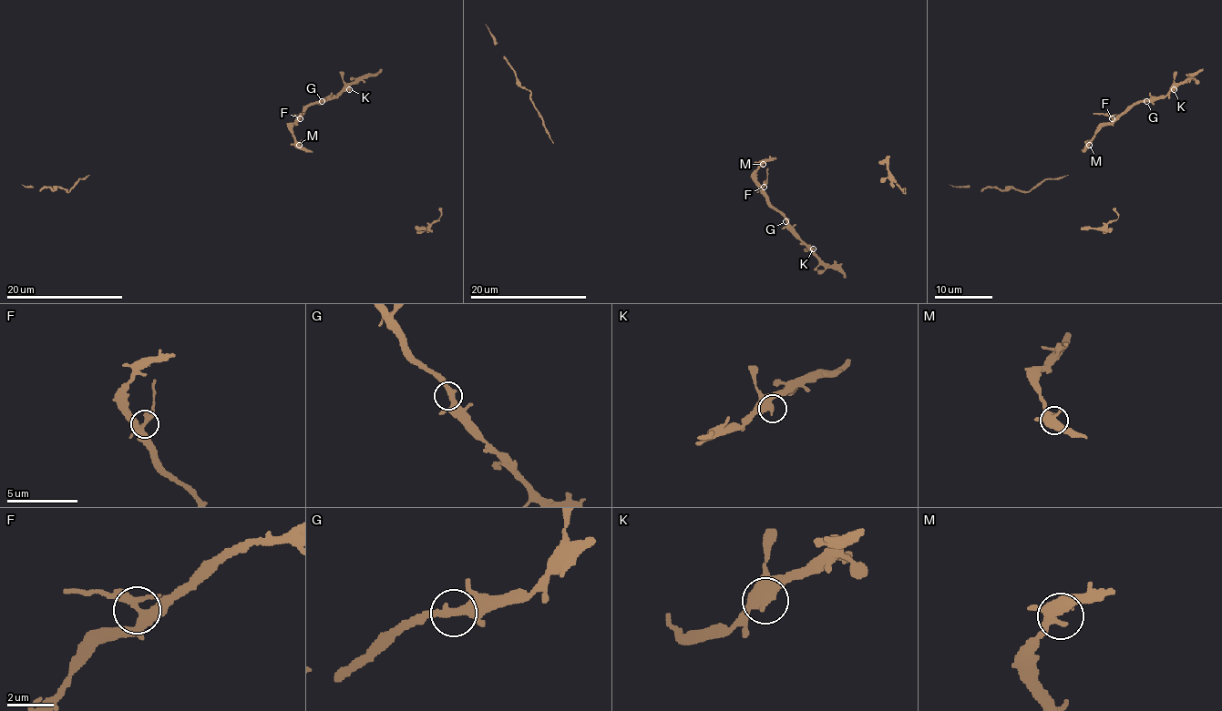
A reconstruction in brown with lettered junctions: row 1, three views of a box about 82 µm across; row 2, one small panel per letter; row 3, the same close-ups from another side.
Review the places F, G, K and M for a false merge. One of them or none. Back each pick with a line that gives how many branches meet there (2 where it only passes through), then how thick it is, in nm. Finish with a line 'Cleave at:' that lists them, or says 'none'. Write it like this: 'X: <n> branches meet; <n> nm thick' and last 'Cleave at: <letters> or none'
F: 4 branches meet; 360 nm thick
Cleave at: F

